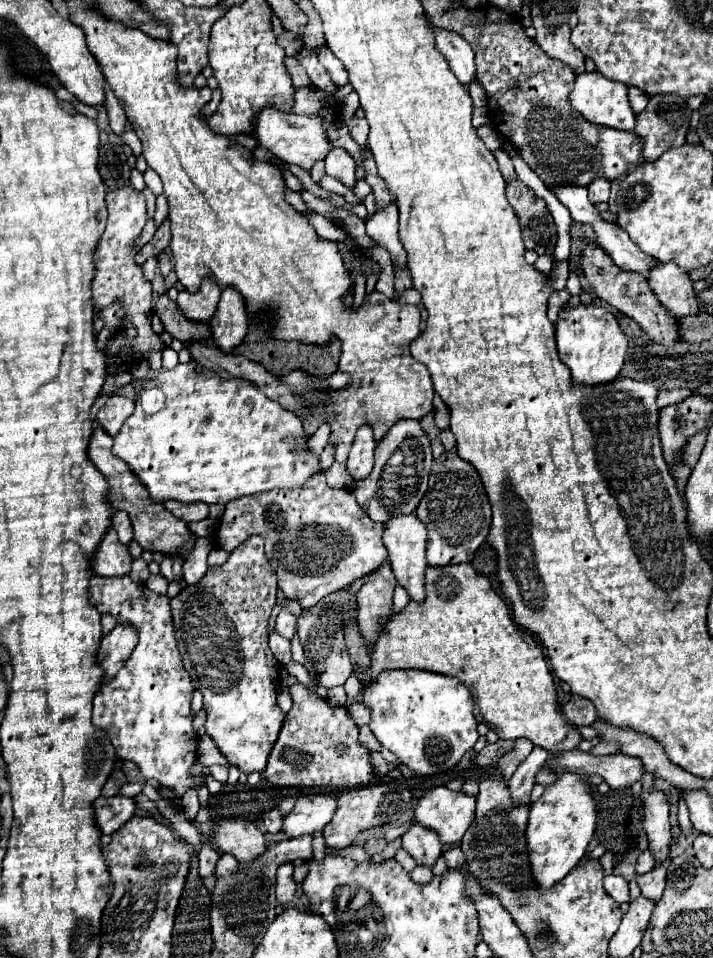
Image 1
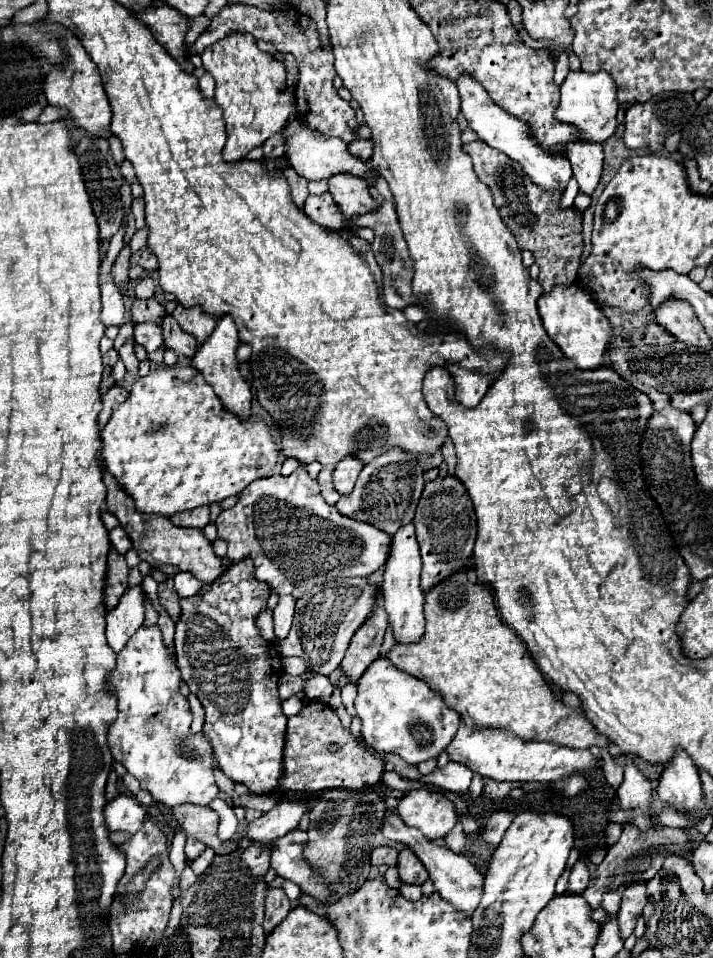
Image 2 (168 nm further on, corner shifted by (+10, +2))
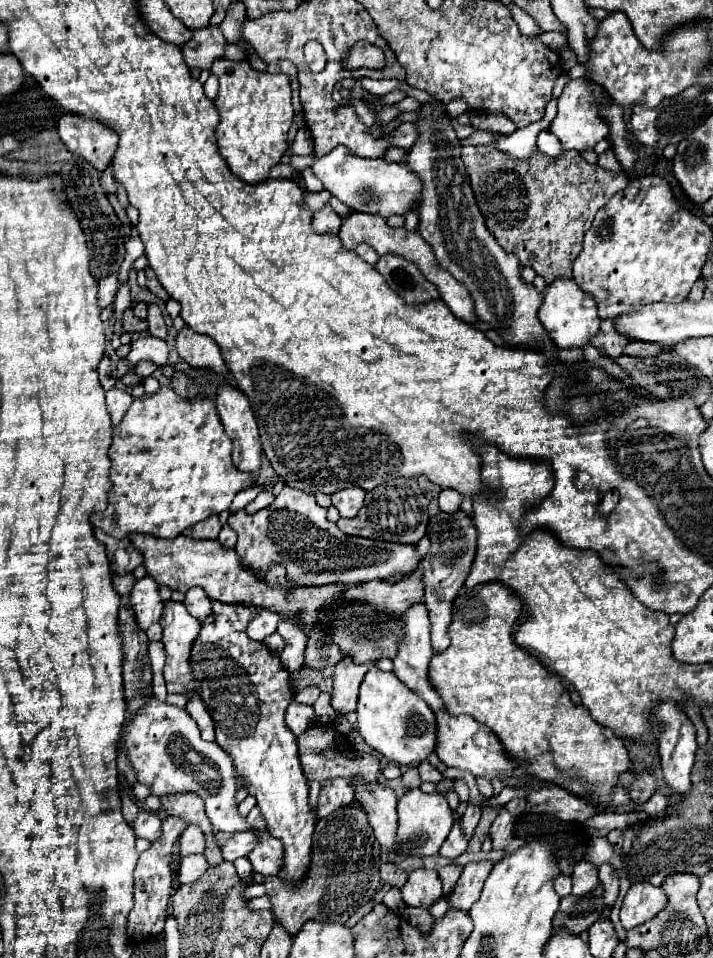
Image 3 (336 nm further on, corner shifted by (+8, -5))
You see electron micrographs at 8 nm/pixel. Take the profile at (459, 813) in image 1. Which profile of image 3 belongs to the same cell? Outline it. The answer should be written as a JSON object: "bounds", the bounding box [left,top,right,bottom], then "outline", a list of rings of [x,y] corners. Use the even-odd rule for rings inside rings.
{"bounds":[396,789,454,857],"outline":[[[408,789],[398,801],[398,829],[396,829],[398,851],[396,853],[406,857],[436,855],[442,843],[446,841],[452,825],[454,825],[454,815],[444,795],[424,793],[420,789]]]}

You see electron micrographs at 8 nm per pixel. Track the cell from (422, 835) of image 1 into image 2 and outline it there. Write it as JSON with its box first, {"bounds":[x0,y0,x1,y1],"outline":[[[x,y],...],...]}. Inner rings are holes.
{"bounds":[396,846,428,884],"outline":[[[404,846],[404,848],[400,850],[400,856],[398,856],[398,864],[396,864],[396,868],[398,868],[398,872],[400,872],[402,882],[424,884],[424,880],[428,878],[426,868],[422,866],[420,858],[418,858],[408,846]]]}

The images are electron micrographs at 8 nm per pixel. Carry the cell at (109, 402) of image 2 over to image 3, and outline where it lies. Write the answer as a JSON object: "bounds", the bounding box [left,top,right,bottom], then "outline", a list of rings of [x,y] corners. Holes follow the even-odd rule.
{"bounds":[106,389,132,425],"outline":[[[110,389],[106,391],[106,405],[112,417],[112,425],[118,425],[124,417],[124,413],[128,411],[128,407],[132,405],[132,395],[124,389]]]}

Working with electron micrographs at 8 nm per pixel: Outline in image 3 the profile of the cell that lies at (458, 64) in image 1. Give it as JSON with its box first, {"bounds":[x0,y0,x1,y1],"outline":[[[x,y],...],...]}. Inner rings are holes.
{"bounds":[496,99,556,157],"outline":[[[552,99],[548,103],[548,109],[546,109],[546,117],[538,123],[532,123],[528,127],[522,127],[518,129],[516,133],[510,133],[510,135],[500,135],[498,141],[496,141],[496,149],[500,149],[502,153],[508,153],[510,157],[528,157],[530,153],[536,151],[536,137],[542,129],[548,129],[552,119],[556,115],[556,99]]]}

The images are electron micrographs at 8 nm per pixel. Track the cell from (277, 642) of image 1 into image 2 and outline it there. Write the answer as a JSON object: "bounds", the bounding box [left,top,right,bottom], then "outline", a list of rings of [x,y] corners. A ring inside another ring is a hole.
{"bounds":[256,610,276,642],"outline":[[[264,610],[264,612],[258,616],[256,626],[258,626],[258,630],[260,630],[260,634],[262,634],[264,640],[268,640],[268,642],[274,642],[274,640],[276,640],[276,636],[274,636],[274,626],[272,626],[272,612],[270,612],[270,610]]]}

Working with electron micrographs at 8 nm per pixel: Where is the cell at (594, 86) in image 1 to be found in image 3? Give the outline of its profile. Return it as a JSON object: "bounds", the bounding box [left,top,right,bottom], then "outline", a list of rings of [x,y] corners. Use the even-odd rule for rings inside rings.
{"bounds":[550,79,608,151],"outline":[[[574,79],[574,81],[566,83],[566,87],[558,99],[556,119],[550,125],[550,131],[558,137],[564,151],[568,151],[568,149],[576,149],[576,151],[594,149],[594,145],[598,141],[606,139],[608,123],[604,123],[604,119],[600,117],[600,109],[602,109],[602,103],[598,101],[600,93],[602,93],[602,87],[588,83],[586,79]]]}

